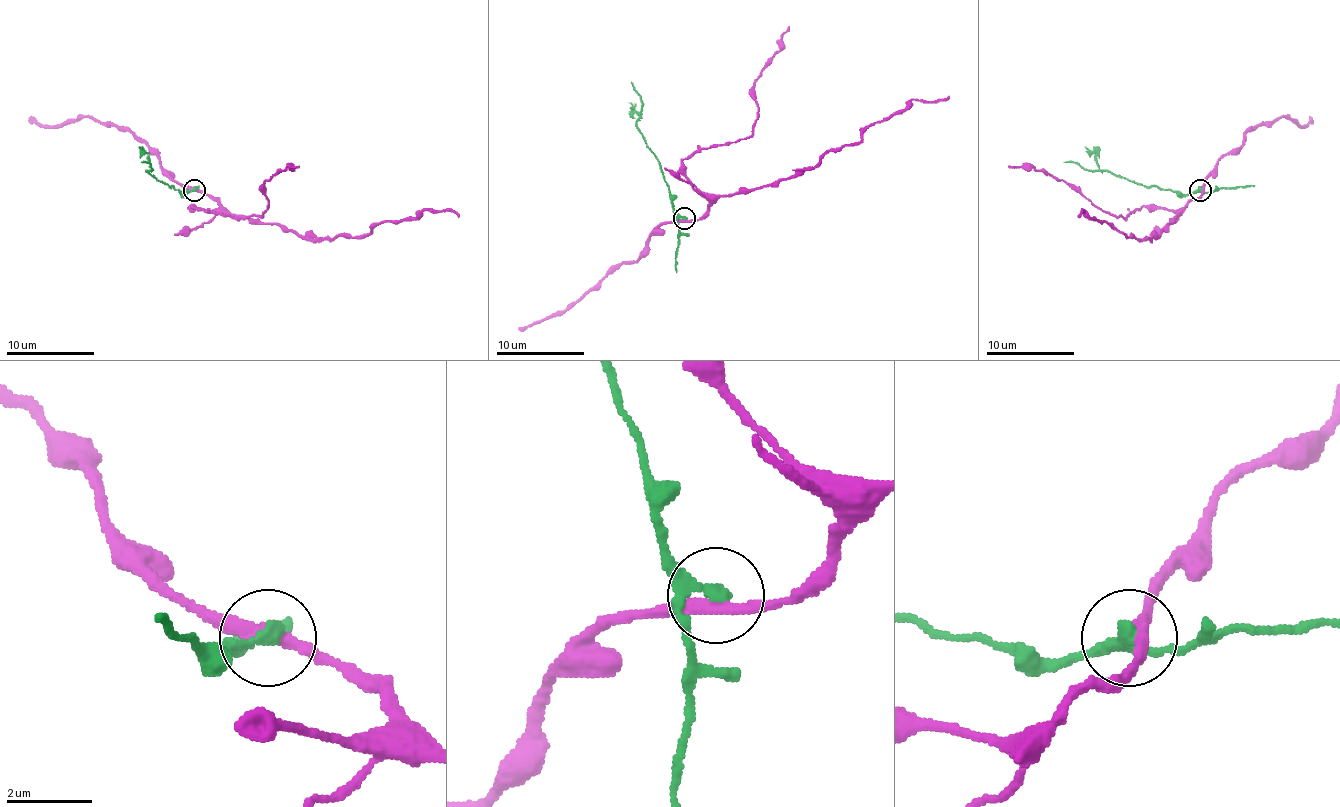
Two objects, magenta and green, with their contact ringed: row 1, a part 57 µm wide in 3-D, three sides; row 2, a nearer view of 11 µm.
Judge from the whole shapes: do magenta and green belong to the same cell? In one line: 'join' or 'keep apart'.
keep apart

